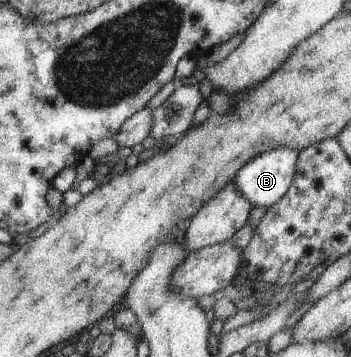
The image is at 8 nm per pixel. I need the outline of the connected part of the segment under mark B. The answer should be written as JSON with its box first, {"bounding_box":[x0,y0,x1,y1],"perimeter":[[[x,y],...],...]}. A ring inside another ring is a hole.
{"bounding_box":[233,147,299,208],"perimeter":[[[275,147],[266,150],[251,160],[233,179],[237,189],[245,196],[253,207],[266,208],[277,205],[277,202],[288,193],[297,174],[299,151],[292,147]]]}

